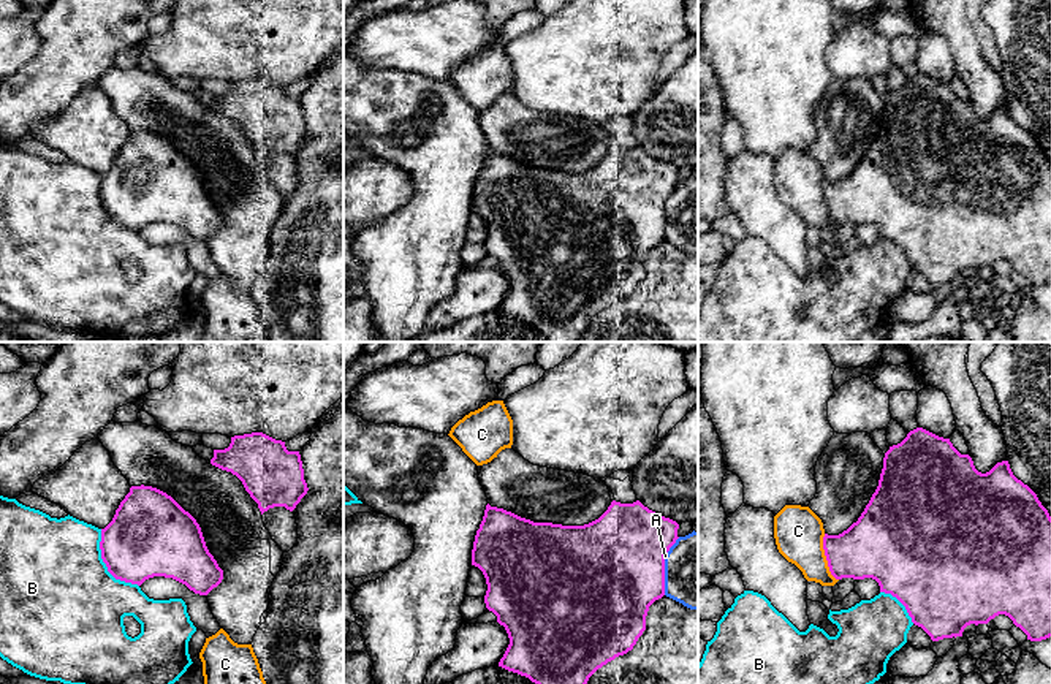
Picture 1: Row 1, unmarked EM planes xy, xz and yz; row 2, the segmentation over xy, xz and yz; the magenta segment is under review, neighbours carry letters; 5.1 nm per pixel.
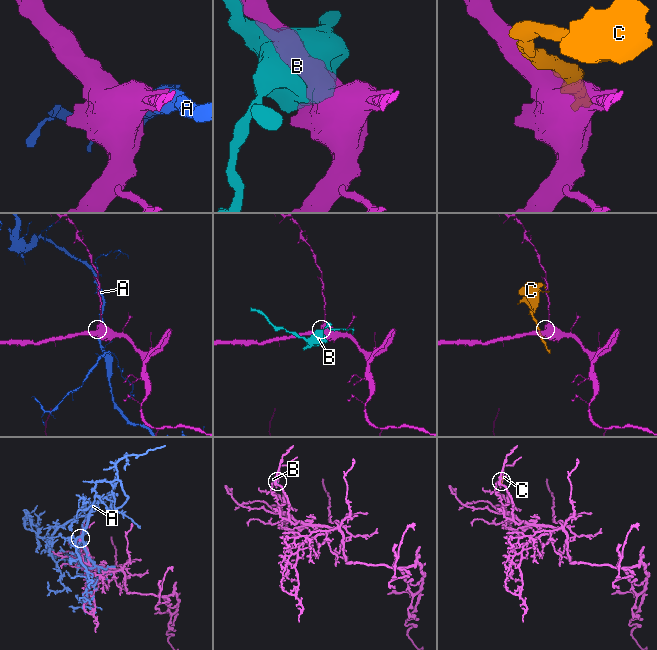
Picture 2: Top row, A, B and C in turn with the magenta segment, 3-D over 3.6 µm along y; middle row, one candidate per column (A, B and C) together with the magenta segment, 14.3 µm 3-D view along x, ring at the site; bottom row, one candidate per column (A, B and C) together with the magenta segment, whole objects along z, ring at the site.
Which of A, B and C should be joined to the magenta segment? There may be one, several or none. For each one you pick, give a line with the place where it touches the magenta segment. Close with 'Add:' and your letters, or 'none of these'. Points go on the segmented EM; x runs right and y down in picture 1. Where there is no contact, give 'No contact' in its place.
Add: none of these

